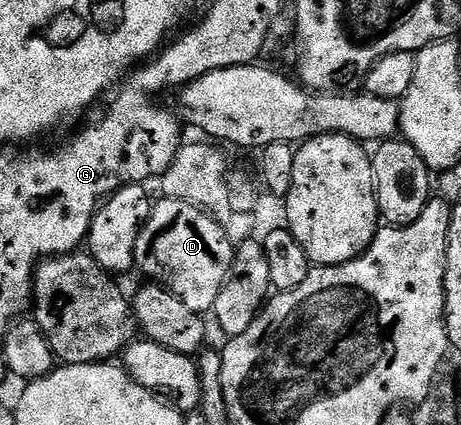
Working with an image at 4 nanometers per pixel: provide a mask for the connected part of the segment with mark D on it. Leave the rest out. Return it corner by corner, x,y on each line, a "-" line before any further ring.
160,199
143,225
135,251
136,265
156,284
168,288
189,310
207,314
233,272
237,252
211,213
180,200

